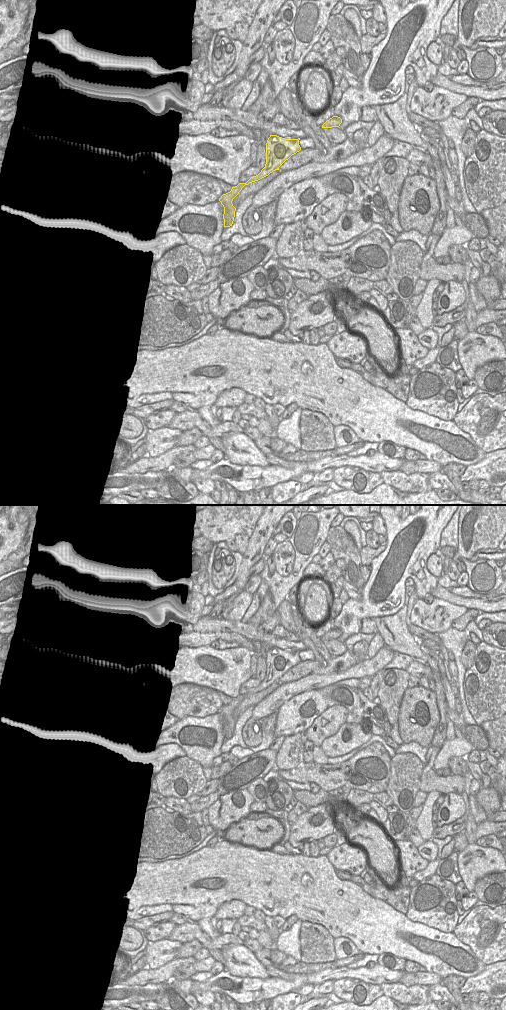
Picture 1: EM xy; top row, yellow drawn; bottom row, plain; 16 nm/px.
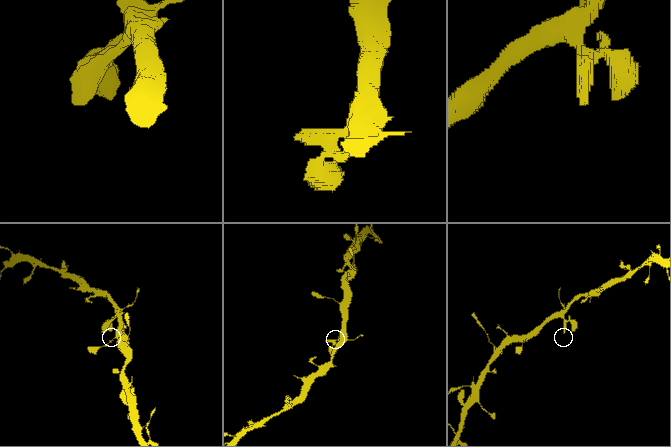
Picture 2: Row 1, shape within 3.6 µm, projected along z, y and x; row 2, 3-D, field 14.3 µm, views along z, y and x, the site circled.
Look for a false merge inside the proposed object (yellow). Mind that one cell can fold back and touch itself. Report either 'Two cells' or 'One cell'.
One cell

